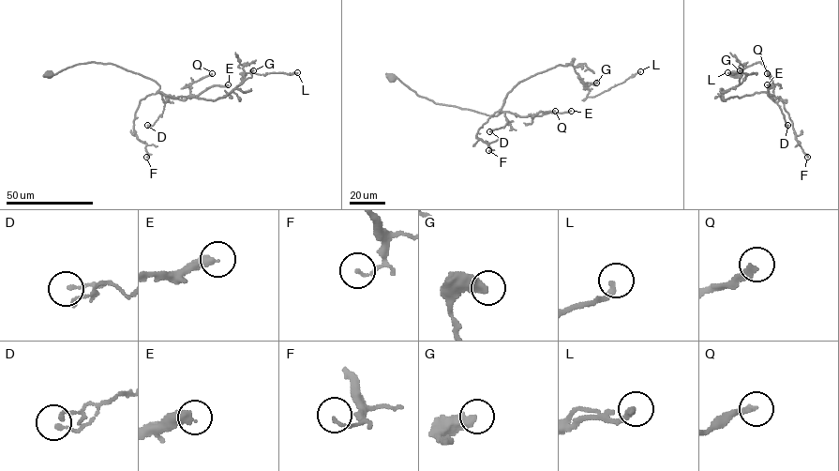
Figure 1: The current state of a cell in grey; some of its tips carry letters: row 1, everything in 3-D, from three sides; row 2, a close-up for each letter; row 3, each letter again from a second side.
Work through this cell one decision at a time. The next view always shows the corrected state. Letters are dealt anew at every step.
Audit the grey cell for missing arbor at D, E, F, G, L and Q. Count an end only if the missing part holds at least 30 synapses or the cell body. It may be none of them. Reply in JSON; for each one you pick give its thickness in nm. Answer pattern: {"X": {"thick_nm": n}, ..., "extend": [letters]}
{"E": {"thick_nm": 400}, "extend": ["E"]}

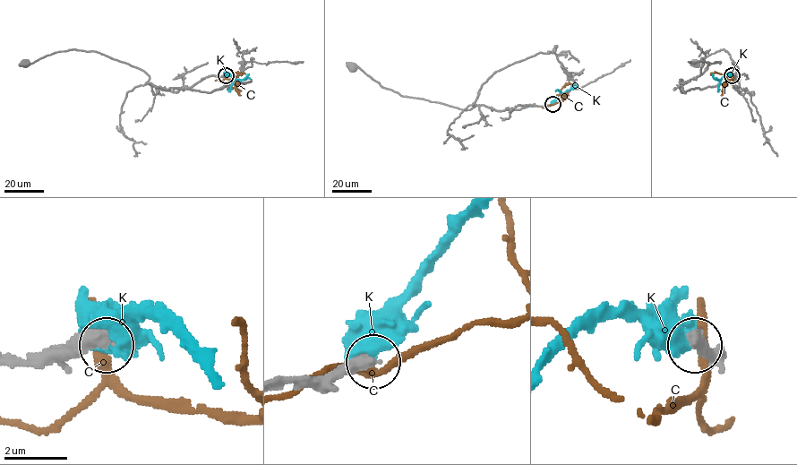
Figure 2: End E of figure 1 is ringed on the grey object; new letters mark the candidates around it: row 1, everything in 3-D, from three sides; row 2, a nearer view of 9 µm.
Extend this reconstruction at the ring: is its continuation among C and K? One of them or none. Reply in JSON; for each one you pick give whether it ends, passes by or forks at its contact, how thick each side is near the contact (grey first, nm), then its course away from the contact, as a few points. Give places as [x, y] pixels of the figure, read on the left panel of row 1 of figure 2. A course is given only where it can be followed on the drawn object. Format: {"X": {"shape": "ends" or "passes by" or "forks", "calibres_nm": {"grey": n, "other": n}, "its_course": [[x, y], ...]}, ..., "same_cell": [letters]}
{"same_cell": []}

